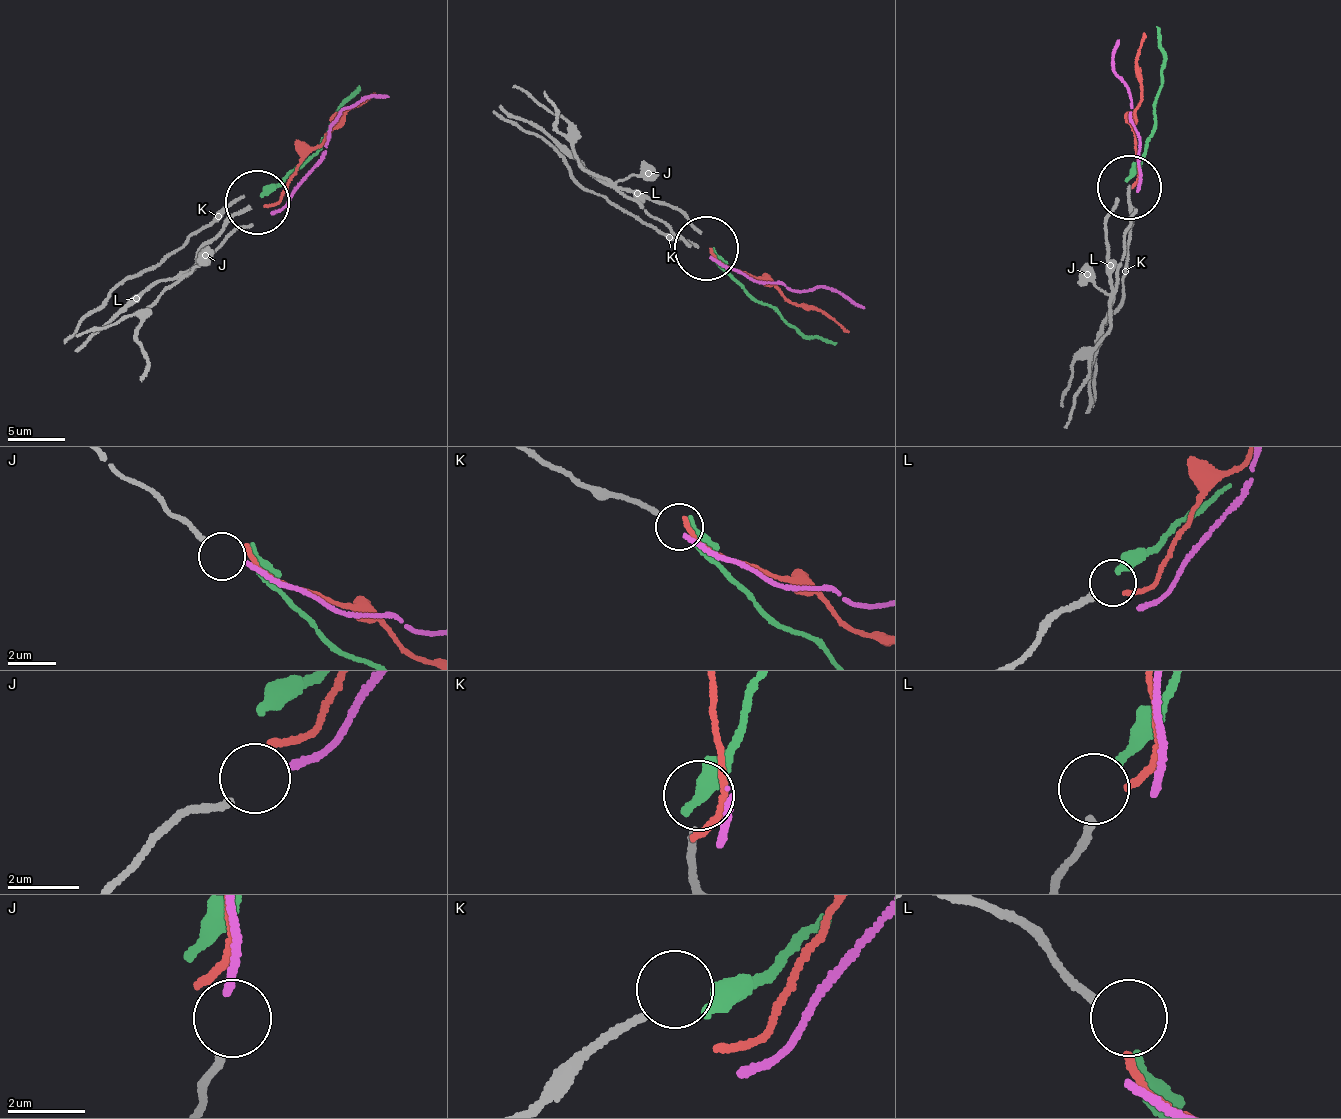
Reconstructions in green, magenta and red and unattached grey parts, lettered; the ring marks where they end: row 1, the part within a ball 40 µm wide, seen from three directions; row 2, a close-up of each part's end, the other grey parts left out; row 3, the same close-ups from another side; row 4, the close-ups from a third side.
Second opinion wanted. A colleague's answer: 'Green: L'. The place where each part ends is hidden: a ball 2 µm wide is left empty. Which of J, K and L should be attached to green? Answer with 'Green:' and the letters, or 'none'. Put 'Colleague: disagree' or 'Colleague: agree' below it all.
Green: L
Colleague: agree

